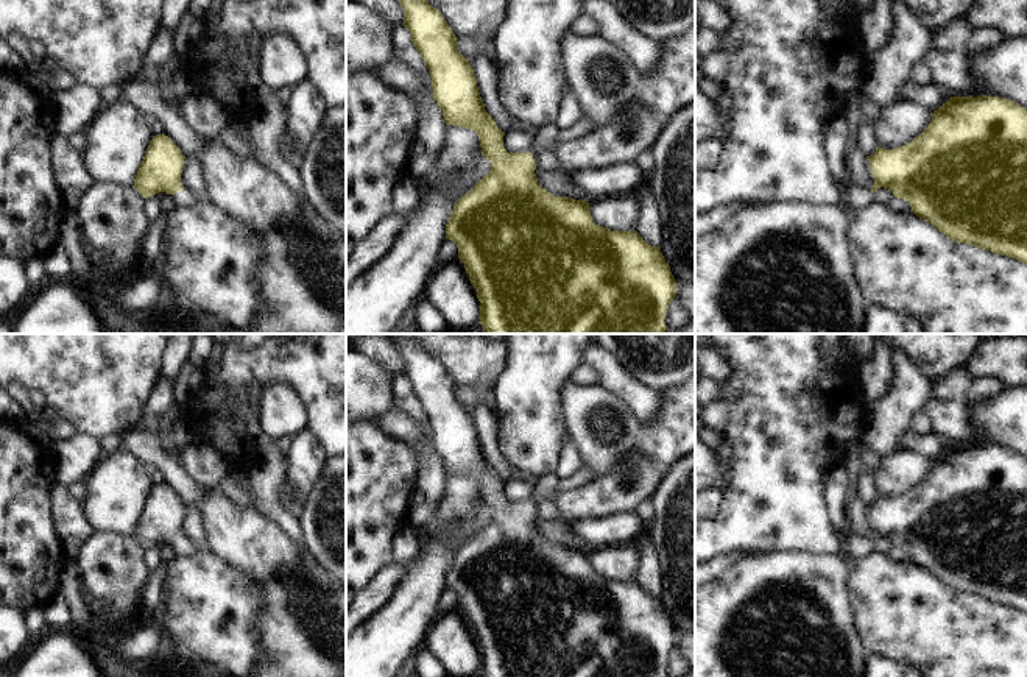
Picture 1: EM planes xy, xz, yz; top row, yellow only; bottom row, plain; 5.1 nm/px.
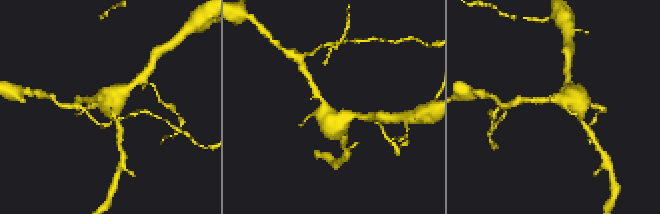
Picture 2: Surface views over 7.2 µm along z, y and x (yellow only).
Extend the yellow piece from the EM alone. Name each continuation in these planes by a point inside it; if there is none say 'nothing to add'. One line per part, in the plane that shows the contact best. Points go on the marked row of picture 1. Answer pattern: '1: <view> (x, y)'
1: xy (183, 198).

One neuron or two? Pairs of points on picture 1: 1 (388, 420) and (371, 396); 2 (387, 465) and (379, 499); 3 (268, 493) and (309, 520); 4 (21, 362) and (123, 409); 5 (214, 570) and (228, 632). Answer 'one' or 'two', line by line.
1: two
2: one
3: two
4: one
5: one

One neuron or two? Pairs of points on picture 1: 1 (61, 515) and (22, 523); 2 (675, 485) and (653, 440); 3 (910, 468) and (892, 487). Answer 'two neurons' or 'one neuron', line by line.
1: two neurons
2: two neurons
3: one neuron

